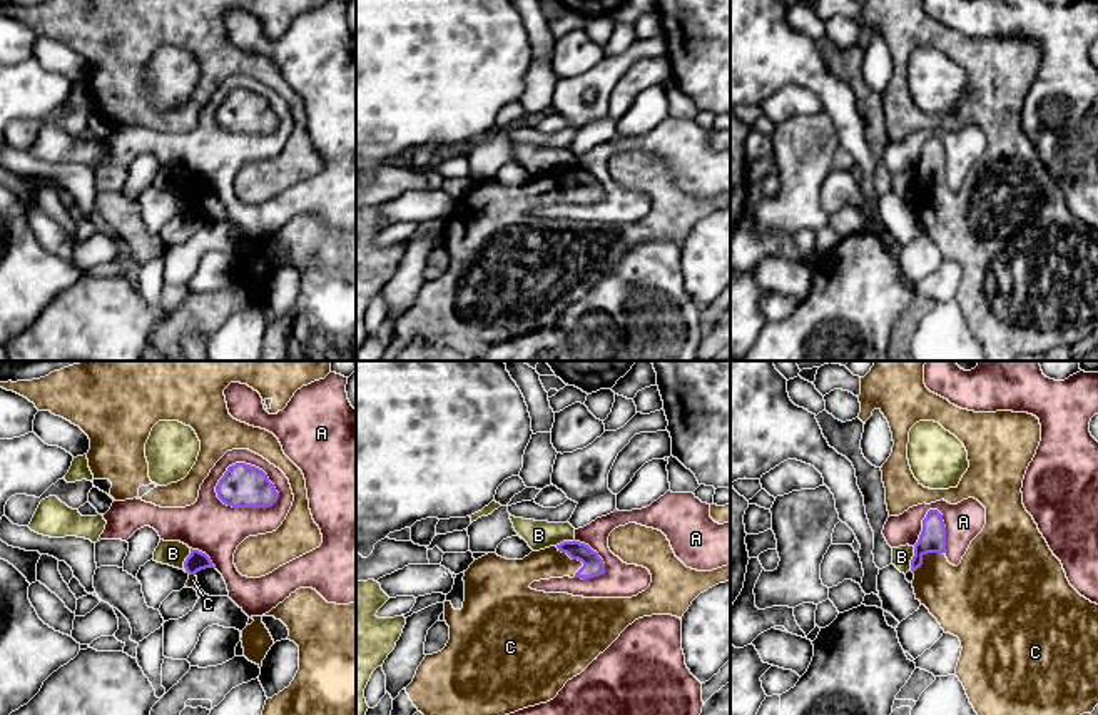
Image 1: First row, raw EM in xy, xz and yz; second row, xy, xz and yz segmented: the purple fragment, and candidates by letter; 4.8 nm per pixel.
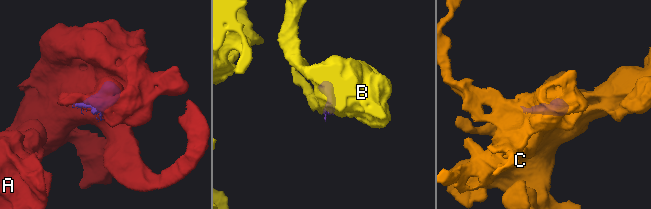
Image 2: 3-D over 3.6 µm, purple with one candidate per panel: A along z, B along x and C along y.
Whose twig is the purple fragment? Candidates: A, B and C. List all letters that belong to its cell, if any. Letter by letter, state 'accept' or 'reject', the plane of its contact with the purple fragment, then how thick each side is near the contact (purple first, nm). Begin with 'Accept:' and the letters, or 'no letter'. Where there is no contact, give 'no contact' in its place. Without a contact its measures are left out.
Accept: C
A: reject; contact in xy; calibres 200 and 260 nm
B: reject; contact in yz; calibres 130 and 100 nm
C: accept; contact in xz; calibres 100 and 160 nm

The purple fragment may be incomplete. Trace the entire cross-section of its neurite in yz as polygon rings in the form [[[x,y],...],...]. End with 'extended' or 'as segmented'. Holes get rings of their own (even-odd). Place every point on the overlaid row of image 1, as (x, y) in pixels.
[[[874,361],[861,378],[861,413],[866,421],[879,409],[892,433],[892,453],[882,464],[882,483],[889,516],[899,516],[912,506],[948,501],[958,505],[974,498],[986,508],[986,525],[971,541],[958,566],[946,558],[946,526],[938,510],[929,510],[914,545],[911,571],[916,600],[938,620],[944,633],[961,641],[956,677],[978,715],[1083,715],[1098,705],[1098,605],[1081,596],[1068,581],[1061,561],[1053,555],[1033,516],[1023,505],[1023,479],[1041,441],[1040,419],[1028,413],[974,413],[951,404],[924,384],[926,361]],[[919,421],[939,423],[954,434],[968,451],[969,468],[959,484],[949,489],[924,488],[912,474],[907,459],[909,431]]] | extended

